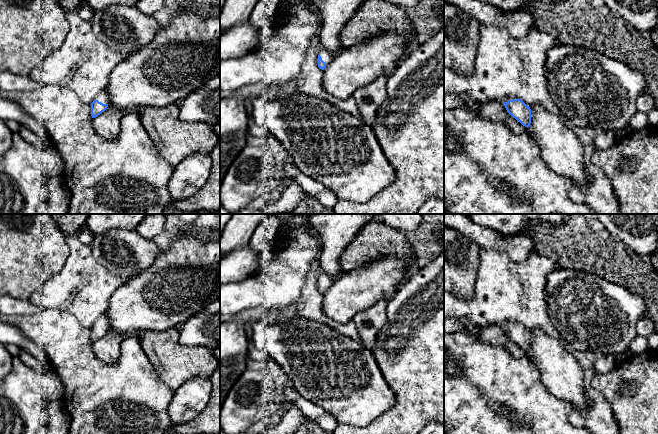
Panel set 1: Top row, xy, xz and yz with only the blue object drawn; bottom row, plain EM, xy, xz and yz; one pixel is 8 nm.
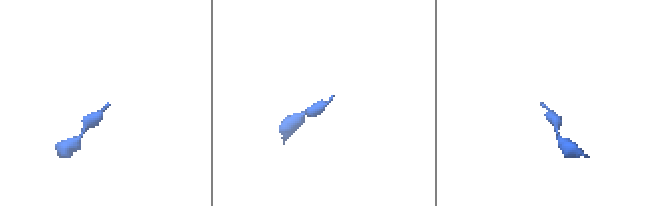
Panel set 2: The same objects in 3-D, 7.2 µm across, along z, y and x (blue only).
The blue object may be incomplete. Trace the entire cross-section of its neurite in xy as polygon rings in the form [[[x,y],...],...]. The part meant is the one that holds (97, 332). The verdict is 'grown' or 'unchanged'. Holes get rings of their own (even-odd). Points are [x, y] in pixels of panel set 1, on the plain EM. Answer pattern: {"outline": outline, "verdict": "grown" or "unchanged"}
{"outline": [[[106,311],[96,320],[95,324],[90,328],[92,342],[97,341],[107,333],[109,329],[109,323],[109,317]]], "verdict": "grown"}

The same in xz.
{"outline": [[[321,272],[318,276],[318,291],[324,294],[333,282],[334,279],[329,274]]], "verdict": "grown"}

